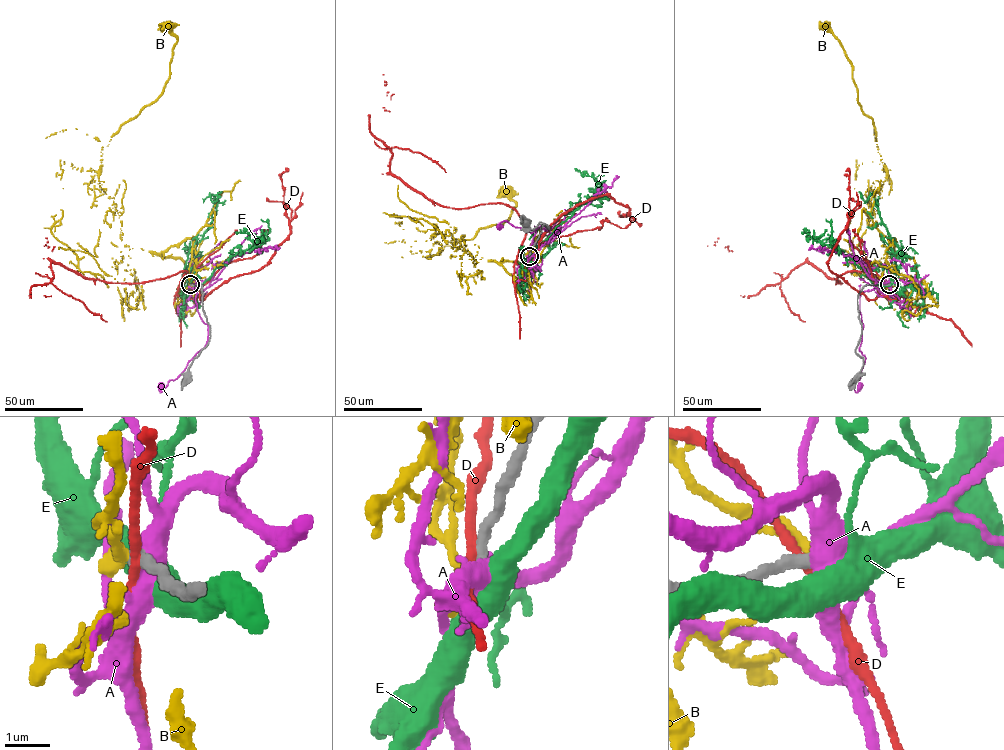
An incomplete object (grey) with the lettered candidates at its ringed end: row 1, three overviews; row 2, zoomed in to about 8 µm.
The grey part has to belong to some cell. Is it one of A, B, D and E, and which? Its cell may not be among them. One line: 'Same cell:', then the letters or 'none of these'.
Same cell: E

